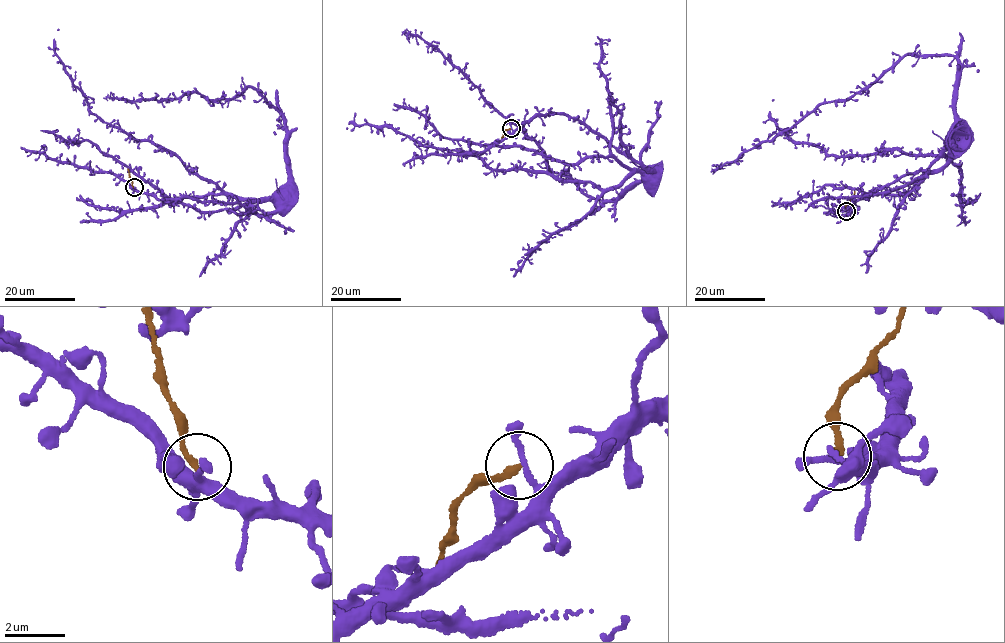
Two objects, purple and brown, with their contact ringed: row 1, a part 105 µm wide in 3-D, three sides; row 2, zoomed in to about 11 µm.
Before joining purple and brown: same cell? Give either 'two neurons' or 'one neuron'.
two neurons

